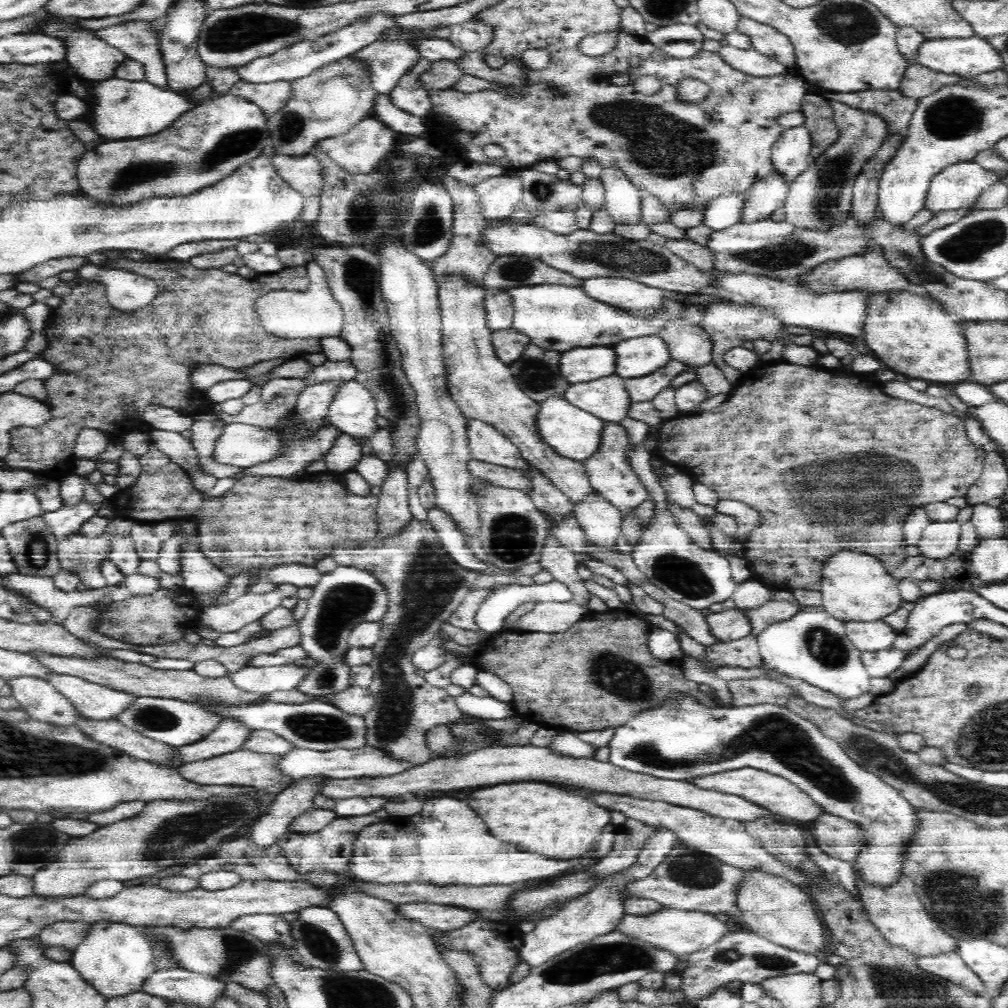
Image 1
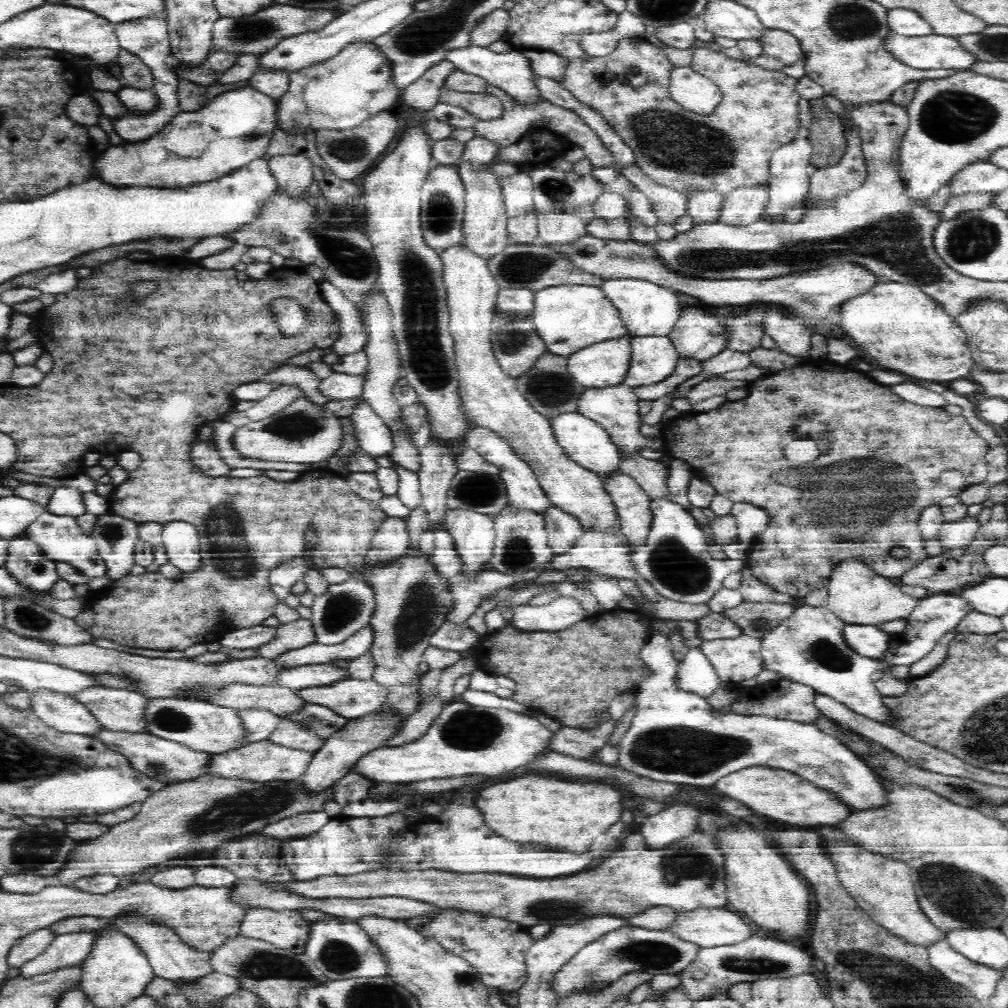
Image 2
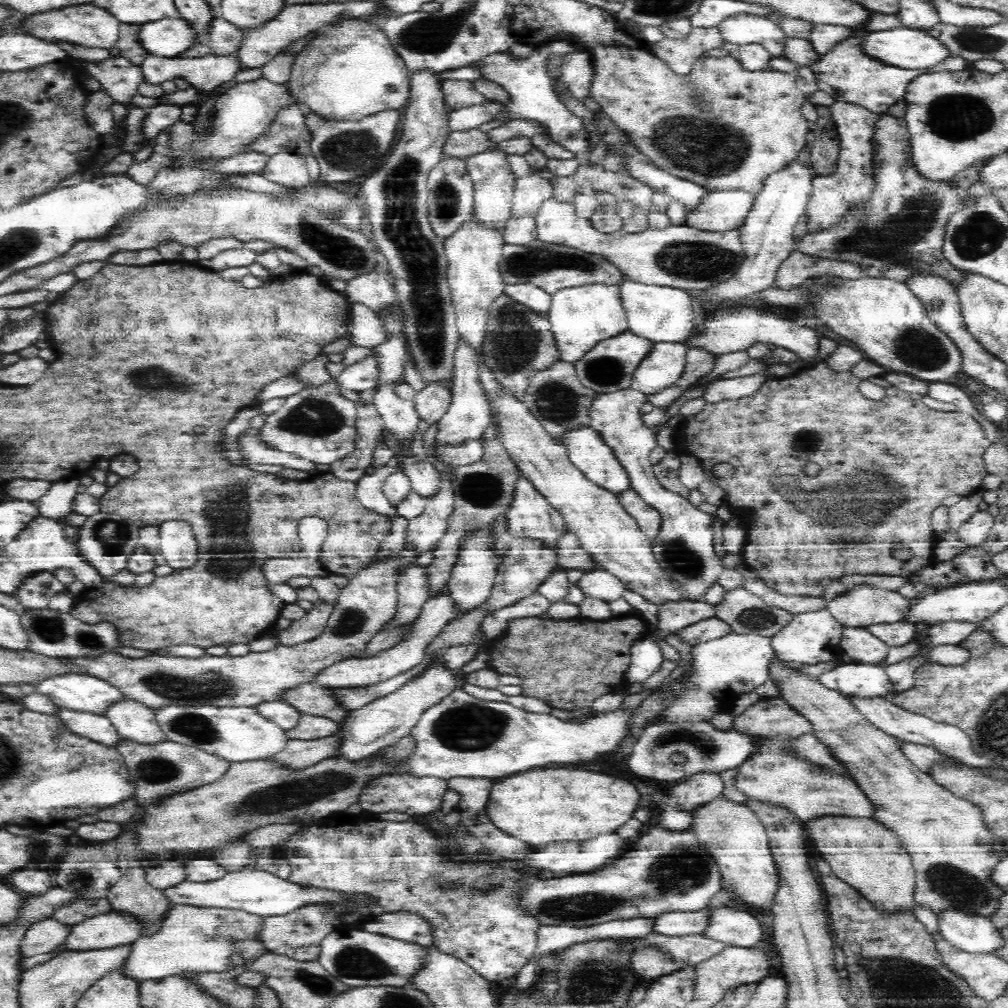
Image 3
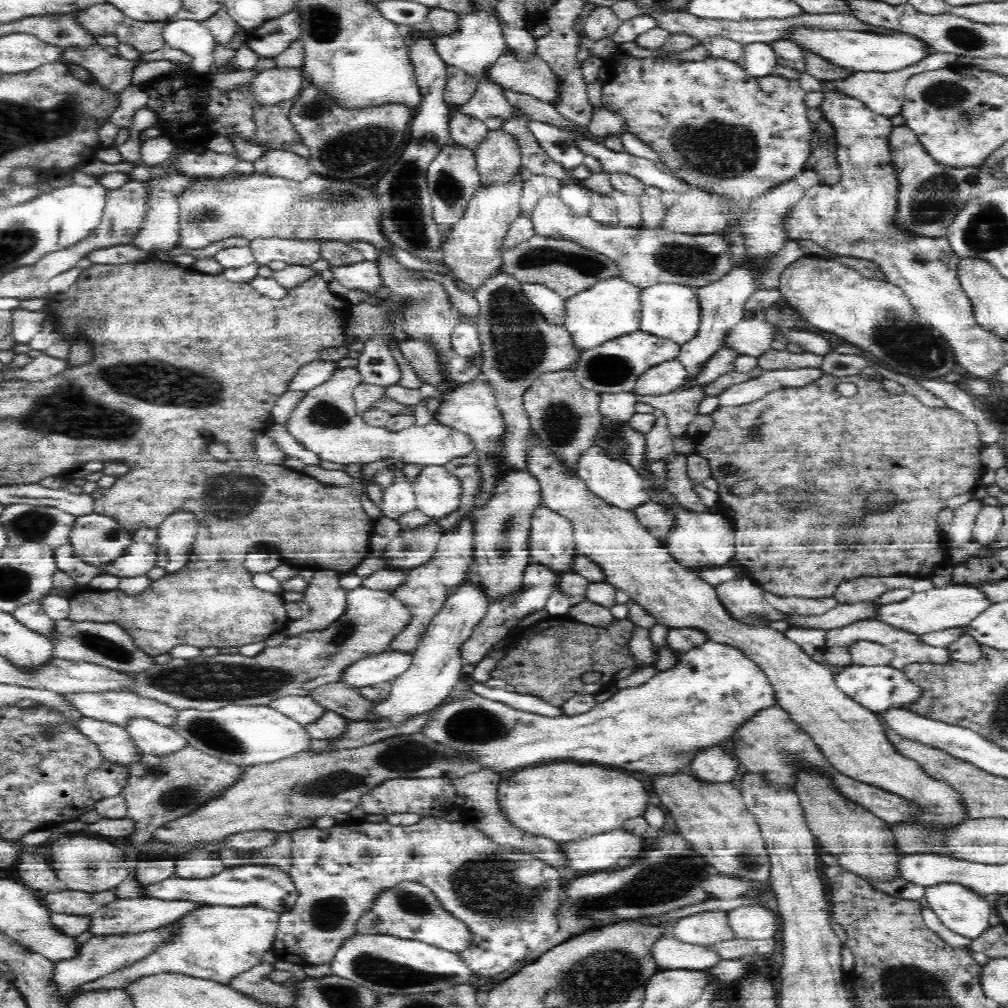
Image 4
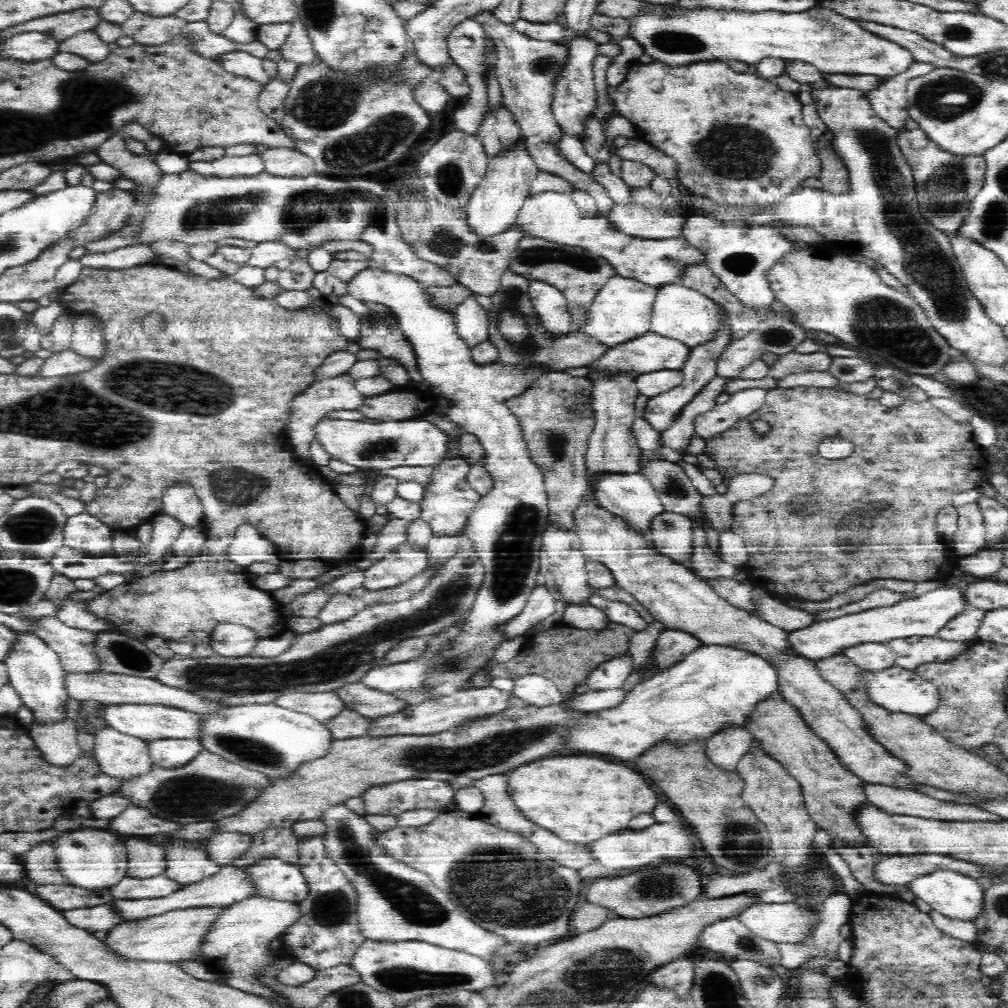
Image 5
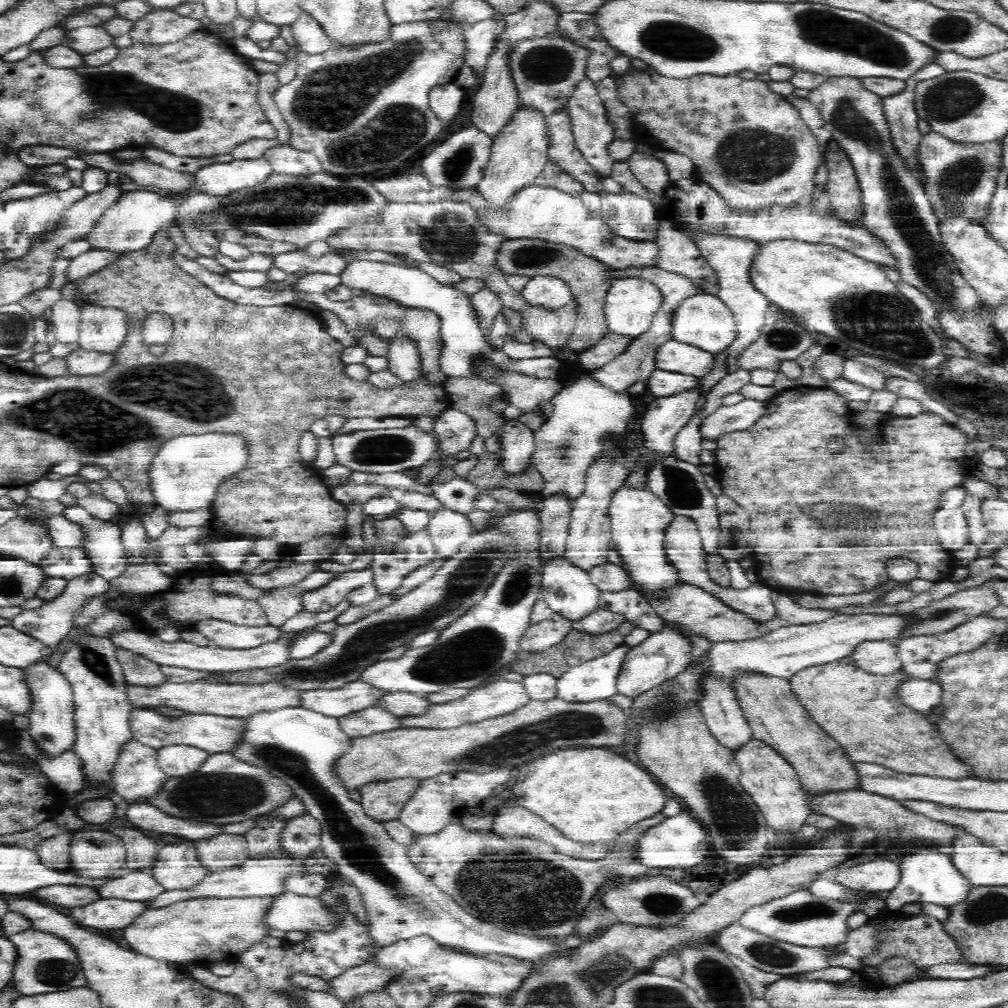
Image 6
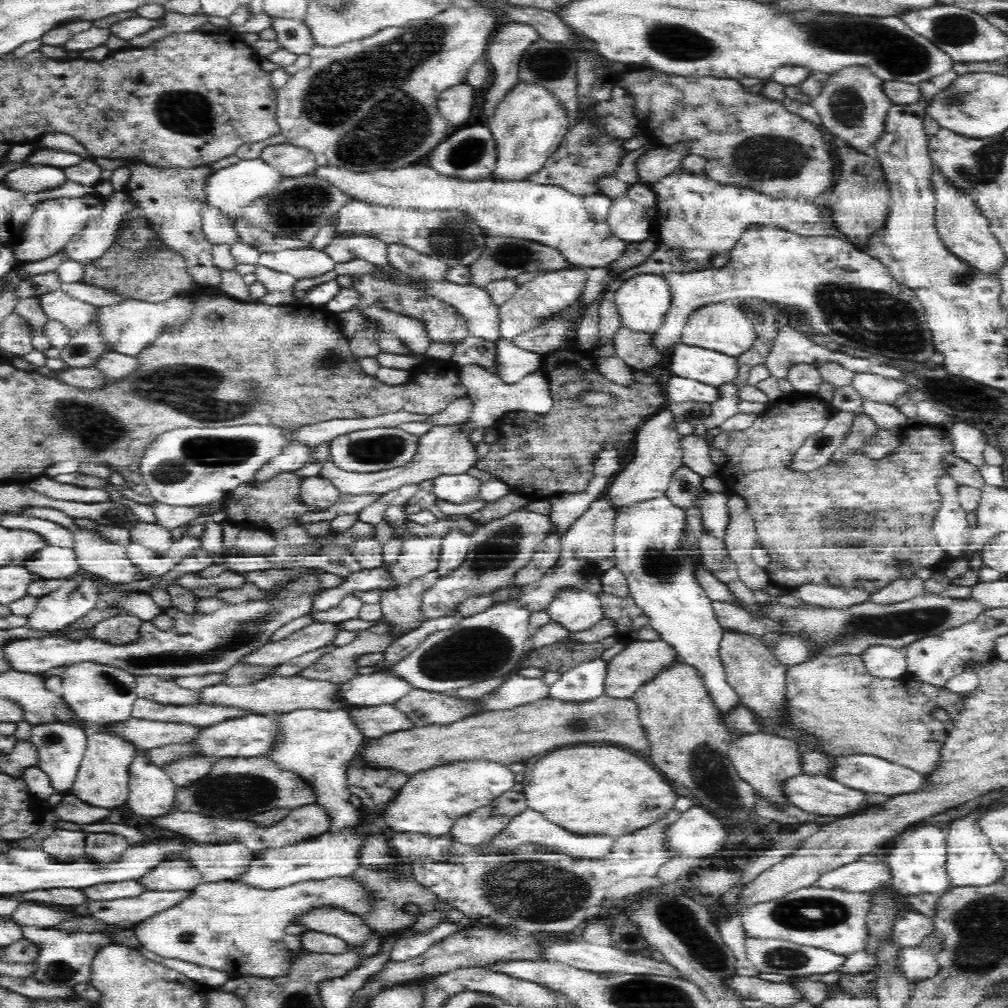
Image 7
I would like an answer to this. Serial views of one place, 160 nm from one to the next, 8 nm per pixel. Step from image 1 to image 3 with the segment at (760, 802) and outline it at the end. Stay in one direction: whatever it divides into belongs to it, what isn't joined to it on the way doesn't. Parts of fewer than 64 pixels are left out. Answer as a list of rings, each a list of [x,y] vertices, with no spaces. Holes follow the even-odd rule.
[[[780,698],[760,700],[758,704],[750,706],[742,716],[735,718],[734,730],[739,736],[755,740],[753,750],[742,764],[736,779],[737,787],[749,798],[787,805],[802,820],[828,812],[850,813],[860,817],[878,814],[879,805],[871,800],[856,781],[831,766],[800,755],[799,741],[813,735],[812,726]]]

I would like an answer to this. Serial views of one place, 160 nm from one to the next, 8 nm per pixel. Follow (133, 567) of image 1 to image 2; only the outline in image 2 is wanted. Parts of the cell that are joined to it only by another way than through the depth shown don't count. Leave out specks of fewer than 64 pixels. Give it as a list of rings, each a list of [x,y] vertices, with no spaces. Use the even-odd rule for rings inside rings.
[[[109,513],[97,517],[87,534],[96,543],[98,555],[106,565],[106,577],[118,580],[134,566],[134,553],[139,540],[137,523],[128,523]]]

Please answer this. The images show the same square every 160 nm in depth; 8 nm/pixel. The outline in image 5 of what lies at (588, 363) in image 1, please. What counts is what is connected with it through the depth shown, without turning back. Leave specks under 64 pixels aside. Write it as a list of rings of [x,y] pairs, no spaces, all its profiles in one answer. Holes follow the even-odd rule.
[[[650,331],[644,336],[639,336],[638,339],[621,345],[615,345],[612,352],[608,356],[604,356],[600,362],[596,362],[590,370],[592,372],[592,370],[604,369],[604,371],[610,371],[610,373],[632,371],[632,373],[640,375],[660,370],[682,370],[682,368],[691,362],[691,358],[691,347],[684,344],[684,342],[666,338],[665,336],[660,336]]]

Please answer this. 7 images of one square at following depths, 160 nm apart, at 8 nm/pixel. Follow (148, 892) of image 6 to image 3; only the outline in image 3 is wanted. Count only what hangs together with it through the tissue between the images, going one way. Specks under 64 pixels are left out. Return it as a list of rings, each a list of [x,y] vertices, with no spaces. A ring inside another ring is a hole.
[[[246,866],[240,870],[227,871],[224,876],[206,882],[194,882],[188,878],[162,888],[162,895],[173,905],[190,905],[195,907],[218,907],[225,909],[240,909],[260,916],[282,916],[295,911],[302,904],[310,904],[312,900],[332,900],[328,891],[301,887],[280,878],[267,870]]]

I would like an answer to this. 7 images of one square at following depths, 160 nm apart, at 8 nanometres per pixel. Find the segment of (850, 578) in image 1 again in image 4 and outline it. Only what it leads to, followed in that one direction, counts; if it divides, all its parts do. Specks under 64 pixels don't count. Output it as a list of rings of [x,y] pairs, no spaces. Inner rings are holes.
[[[840,603],[836,608],[825,612],[824,614],[800,614],[796,612],[780,612],[781,619],[786,620],[789,626],[796,628],[806,628],[806,629],[822,629],[825,631],[829,631],[832,629],[840,628],[846,626],[848,624],[852,624],[856,621],[863,621],[866,617],[869,616],[870,613],[874,612],[874,610],[878,606],[874,605],[874,603],[860,603],[860,604],[842,604]]]

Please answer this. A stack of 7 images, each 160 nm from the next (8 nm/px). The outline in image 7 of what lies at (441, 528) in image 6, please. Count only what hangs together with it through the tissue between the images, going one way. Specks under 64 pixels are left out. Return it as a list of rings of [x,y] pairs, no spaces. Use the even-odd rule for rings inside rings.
[[[454,529],[443,536],[440,562],[436,570],[436,578],[444,578],[448,573],[458,570],[468,558],[470,536]]]

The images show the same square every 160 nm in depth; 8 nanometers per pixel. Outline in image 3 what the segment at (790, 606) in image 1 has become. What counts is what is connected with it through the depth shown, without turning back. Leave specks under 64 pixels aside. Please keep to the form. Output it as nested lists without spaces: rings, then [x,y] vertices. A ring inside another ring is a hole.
[[[743,586],[724,590],[724,596],[715,604],[714,614],[730,625],[732,633],[758,636],[778,634],[794,618],[791,612],[769,605]]]

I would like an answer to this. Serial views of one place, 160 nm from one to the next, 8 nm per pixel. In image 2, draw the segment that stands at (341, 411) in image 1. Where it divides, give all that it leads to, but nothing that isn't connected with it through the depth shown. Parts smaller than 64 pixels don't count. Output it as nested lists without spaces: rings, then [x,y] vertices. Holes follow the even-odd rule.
[[[363,400],[352,417],[355,420],[361,450],[374,460],[382,456],[389,456],[394,446],[392,433],[380,420],[380,417],[370,410],[368,403]]]

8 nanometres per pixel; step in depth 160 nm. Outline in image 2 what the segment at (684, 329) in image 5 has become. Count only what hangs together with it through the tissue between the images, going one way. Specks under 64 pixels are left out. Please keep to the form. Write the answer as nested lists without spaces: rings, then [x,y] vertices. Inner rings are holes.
[[[640,278],[608,279],[601,288],[608,294],[608,299],[617,306],[619,315],[624,319],[627,334],[634,337],[670,336],[678,327],[686,308],[680,303],[680,298],[674,290]]]

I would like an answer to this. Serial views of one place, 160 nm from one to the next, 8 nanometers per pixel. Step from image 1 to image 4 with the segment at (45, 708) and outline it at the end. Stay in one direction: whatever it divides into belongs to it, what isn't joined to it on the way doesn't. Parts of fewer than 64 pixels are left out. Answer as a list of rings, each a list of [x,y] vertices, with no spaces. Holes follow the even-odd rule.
[[[86,717],[78,731],[96,744],[107,762],[127,769],[142,763],[142,752],[128,730]]]

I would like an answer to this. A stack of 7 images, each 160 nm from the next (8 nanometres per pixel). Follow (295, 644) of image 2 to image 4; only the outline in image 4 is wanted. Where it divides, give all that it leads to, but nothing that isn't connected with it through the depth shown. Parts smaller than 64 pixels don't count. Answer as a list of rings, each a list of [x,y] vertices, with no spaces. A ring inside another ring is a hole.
[[[319,569],[313,571],[304,590],[310,603],[310,612],[301,619],[292,620],[286,629],[287,636],[298,632],[326,628],[336,622],[348,608],[348,590],[340,584],[338,571]]]

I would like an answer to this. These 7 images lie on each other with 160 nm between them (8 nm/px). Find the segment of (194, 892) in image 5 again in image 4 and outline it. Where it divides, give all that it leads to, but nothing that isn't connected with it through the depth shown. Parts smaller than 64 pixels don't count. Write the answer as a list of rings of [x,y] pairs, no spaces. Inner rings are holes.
[[[117,896],[116,900],[112,900],[93,912],[93,923],[90,931],[94,935],[109,934],[112,932],[142,932],[148,928],[158,928],[162,924],[168,924],[169,921],[176,920],[186,916],[189,912],[198,911],[199,908],[208,906],[204,900],[160,900],[148,896]]]

